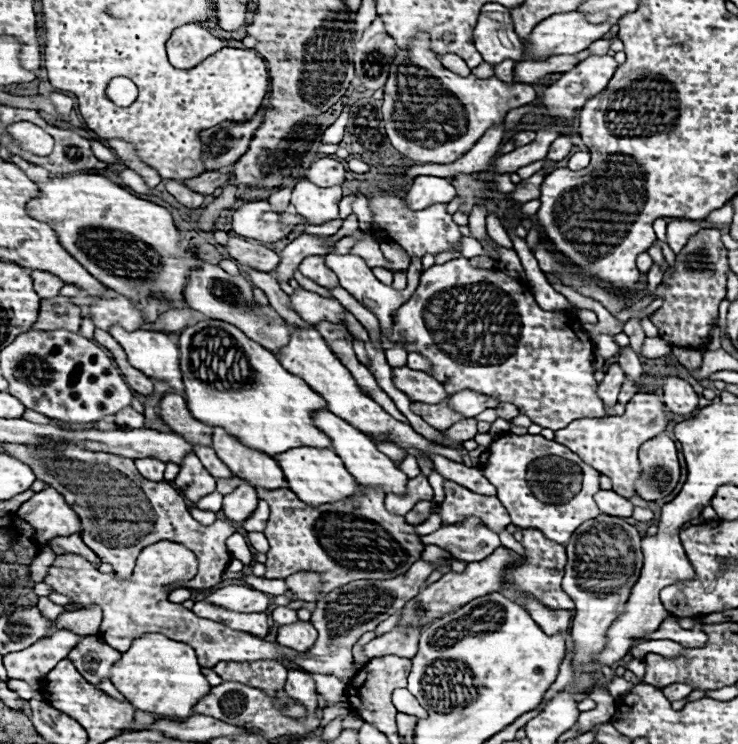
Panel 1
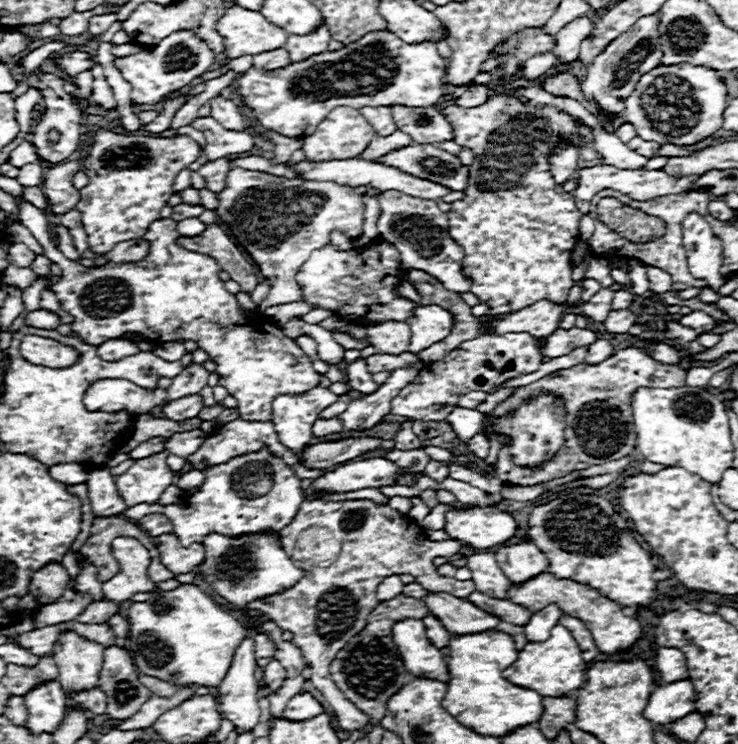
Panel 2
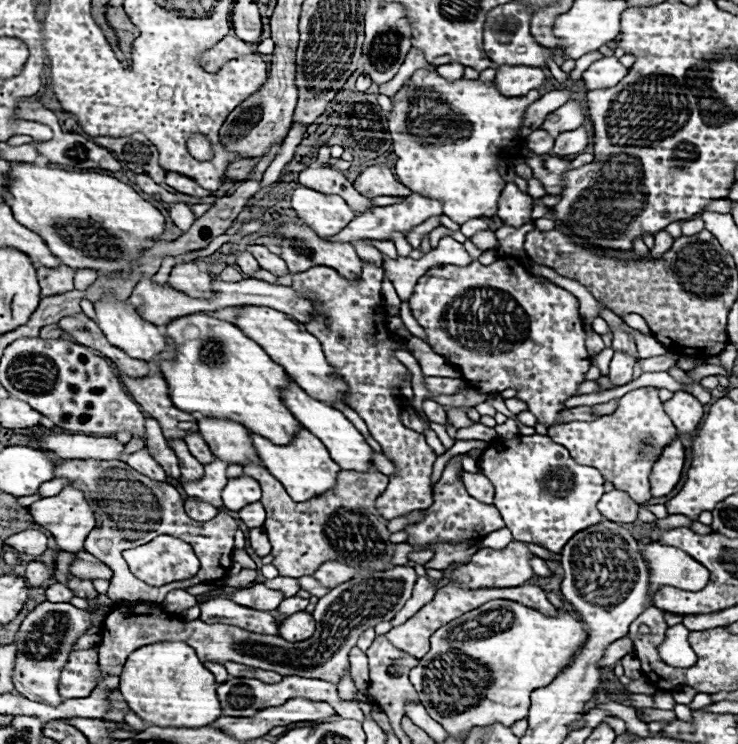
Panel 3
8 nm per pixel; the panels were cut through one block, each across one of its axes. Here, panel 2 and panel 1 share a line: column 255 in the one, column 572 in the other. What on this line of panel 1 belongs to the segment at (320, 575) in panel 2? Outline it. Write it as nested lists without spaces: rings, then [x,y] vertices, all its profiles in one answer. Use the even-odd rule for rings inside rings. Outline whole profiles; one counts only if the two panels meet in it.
[[[524,530],[522,546],[526,548],[526,556],[522,558],[522,562],[518,562],[514,568],[508,570],[508,574],[506,574],[508,582],[518,592],[526,592],[526,594],[538,598],[544,606],[548,606],[552,610],[574,610],[574,602],[560,588],[562,576],[564,576],[564,566],[566,566],[564,546],[544,538],[544,534],[540,534],[538,530]]]

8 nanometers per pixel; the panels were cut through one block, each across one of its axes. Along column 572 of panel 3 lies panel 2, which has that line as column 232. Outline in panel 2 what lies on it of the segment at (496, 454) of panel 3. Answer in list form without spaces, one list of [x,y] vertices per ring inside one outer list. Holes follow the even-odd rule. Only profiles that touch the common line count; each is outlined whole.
[[[260,450],[258,454],[244,454],[232,458],[222,466],[208,468],[206,482],[194,494],[184,494],[178,502],[170,506],[150,504],[150,506],[132,506],[120,512],[128,520],[138,520],[152,512],[170,514],[174,524],[174,534],[178,536],[182,546],[190,546],[194,542],[202,542],[202,538],[210,532],[218,534],[256,534],[258,530],[276,530],[280,532],[284,526],[292,522],[300,504],[302,504],[302,488],[300,480],[294,472],[288,472],[284,462],[270,456],[268,450]]]

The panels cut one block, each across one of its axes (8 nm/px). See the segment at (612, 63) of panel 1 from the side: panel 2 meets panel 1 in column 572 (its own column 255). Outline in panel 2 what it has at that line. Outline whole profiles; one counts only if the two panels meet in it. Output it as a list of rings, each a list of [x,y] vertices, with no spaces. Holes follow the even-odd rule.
[[[374,30],[362,38],[342,46],[340,50],[326,50],[302,62],[292,62],[278,70],[246,70],[238,80],[238,94],[244,104],[254,110],[256,120],[266,128],[288,138],[302,138],[316,130],[316,126],[336,106],[432,106],[442,96],[442,78],[446,74],[446,60],[440,58],[436,42],[424,40],[408,44],[390,30]]]

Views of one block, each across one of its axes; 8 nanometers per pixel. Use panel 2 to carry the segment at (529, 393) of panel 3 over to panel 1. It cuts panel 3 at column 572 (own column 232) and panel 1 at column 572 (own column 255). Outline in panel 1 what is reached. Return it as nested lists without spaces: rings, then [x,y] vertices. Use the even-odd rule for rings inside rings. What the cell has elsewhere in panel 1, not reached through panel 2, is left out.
[[[460,256],[444,264],[434,264],[420,276],[418,294],[412,294],[408,302],[396,310],[394,332],[390,338],[380,338],[382,346],[392,348],[400,336],[406,338],[408,352],[420,352],[430,358],[434,368],[432,376],[444,384],[448,394],[470,388],[486,396],[494,396],[500,402],[512,402],[520,414],[526,414],[534,424],[542,428],[560,430],[576,418],[600,418],[604,416],[602,398],[598,398],[598,384],[594,380],[594,346],[582,324],[570,324],[568,312],[542,310],[530,288],[500,270],[480,270],[470,266],[470,260]]]

